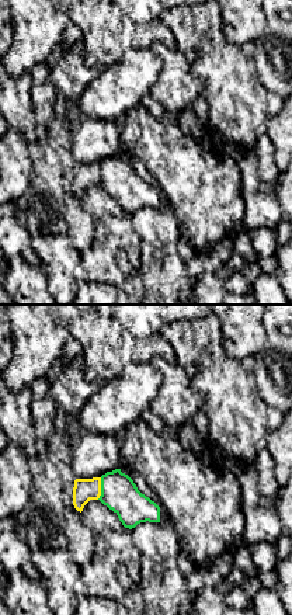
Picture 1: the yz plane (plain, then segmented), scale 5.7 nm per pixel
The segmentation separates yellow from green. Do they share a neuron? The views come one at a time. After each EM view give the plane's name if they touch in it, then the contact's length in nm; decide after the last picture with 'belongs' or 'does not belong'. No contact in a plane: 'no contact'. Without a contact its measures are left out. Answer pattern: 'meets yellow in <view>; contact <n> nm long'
meets yellow in yz; contact 130 nm long

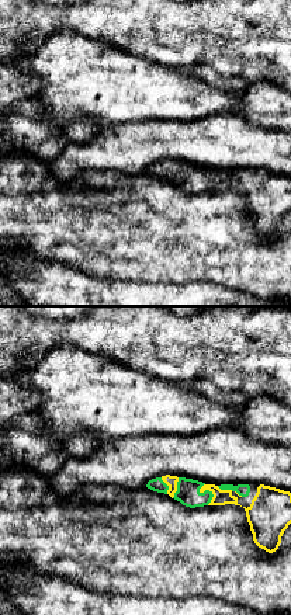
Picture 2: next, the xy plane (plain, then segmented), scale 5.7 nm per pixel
meets yellow in xy; contact 130 nm long

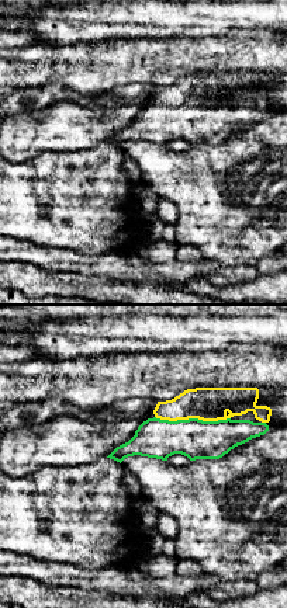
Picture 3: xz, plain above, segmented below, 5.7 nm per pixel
meets yellow in xz; contact 440 nm long

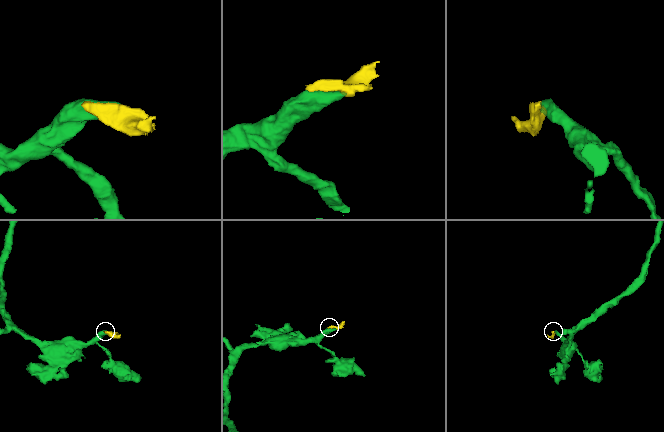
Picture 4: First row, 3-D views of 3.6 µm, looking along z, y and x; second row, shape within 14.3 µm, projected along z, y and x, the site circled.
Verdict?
belongs

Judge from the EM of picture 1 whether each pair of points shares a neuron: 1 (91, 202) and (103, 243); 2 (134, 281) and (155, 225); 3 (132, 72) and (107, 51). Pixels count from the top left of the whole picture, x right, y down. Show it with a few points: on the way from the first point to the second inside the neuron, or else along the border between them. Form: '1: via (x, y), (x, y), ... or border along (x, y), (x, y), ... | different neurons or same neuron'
1: via (100, 212), (103, 233) | same neuron
2: border along (138, 273), (143, 289) | different neurons
3: border along (149, 48), (129, 49), (117, 62), (103, 68) | different neurons

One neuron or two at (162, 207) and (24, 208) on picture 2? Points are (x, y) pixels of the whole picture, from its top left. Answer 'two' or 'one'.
one

